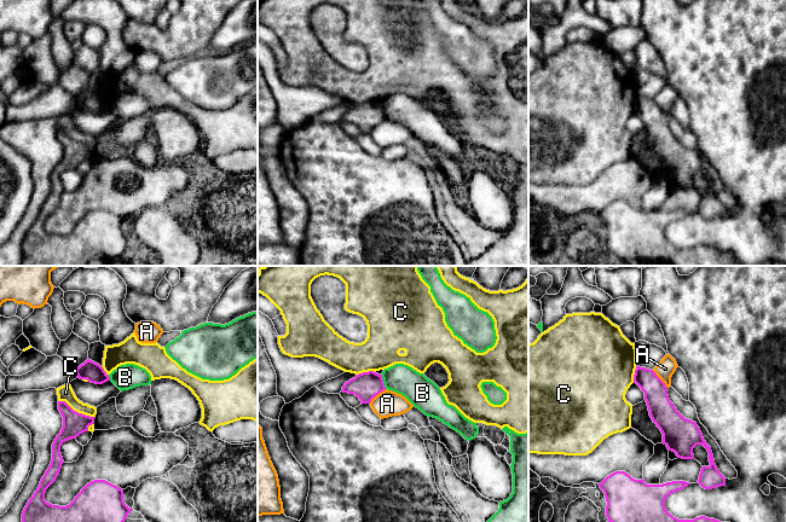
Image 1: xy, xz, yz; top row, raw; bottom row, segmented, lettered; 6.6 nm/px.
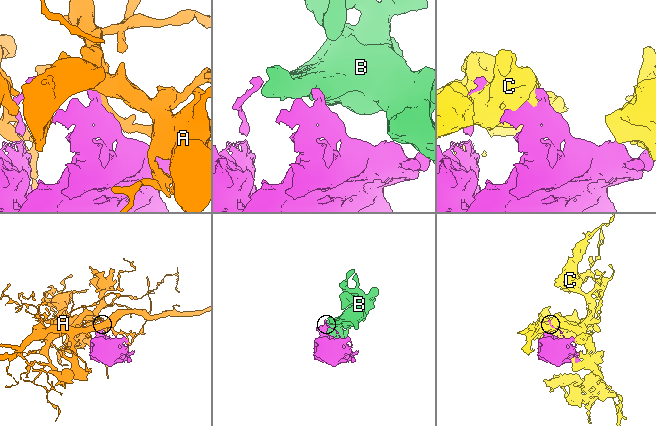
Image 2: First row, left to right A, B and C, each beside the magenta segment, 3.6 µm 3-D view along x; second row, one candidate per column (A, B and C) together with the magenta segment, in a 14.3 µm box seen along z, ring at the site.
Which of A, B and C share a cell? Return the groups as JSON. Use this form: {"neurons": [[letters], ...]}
{"neurons": [["A"], ["B"], ["C"]]}

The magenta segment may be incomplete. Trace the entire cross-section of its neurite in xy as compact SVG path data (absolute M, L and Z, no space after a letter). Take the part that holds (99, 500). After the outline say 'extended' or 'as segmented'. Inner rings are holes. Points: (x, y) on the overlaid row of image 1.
M58 401L58 410L63 428L52 443L51 464L23 510L22 522L125 522L133 509L125 504L123 489L105 480L87 483L67 506L45 500L46 489L56 481L64 463L62 443L88 431L96 418L74 411L65 401Z; as segmented

